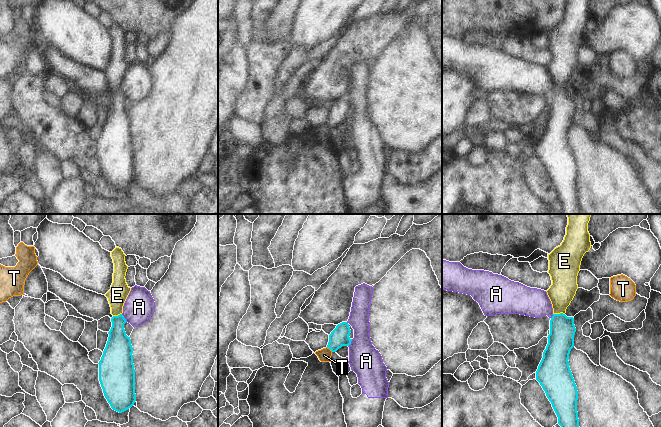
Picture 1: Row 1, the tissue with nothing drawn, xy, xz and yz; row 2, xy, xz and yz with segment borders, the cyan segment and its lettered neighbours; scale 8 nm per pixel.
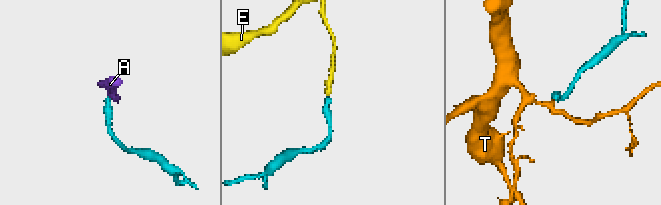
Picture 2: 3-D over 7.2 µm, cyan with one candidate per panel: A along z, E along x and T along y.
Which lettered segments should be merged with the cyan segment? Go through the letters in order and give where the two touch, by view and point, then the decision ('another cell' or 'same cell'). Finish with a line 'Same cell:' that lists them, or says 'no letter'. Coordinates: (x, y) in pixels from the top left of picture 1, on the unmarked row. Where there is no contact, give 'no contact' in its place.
A: contact xy (124, 94); another cell
E: contact yz (558, 90); same cell
T: contact xz (329, 124); another cell
Same cell: E

